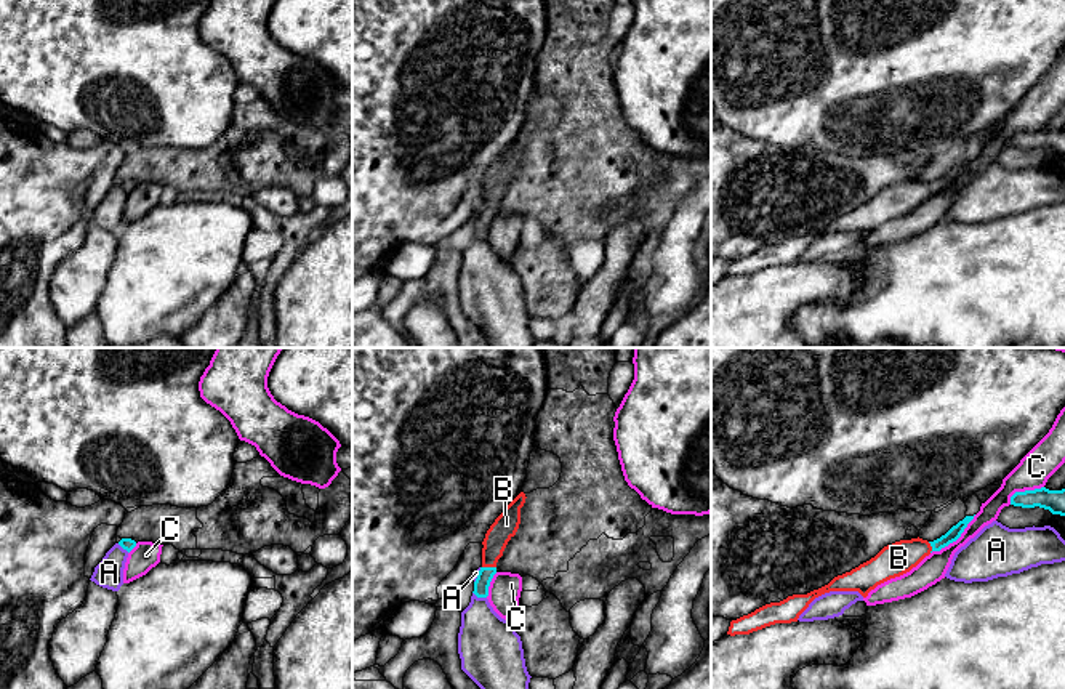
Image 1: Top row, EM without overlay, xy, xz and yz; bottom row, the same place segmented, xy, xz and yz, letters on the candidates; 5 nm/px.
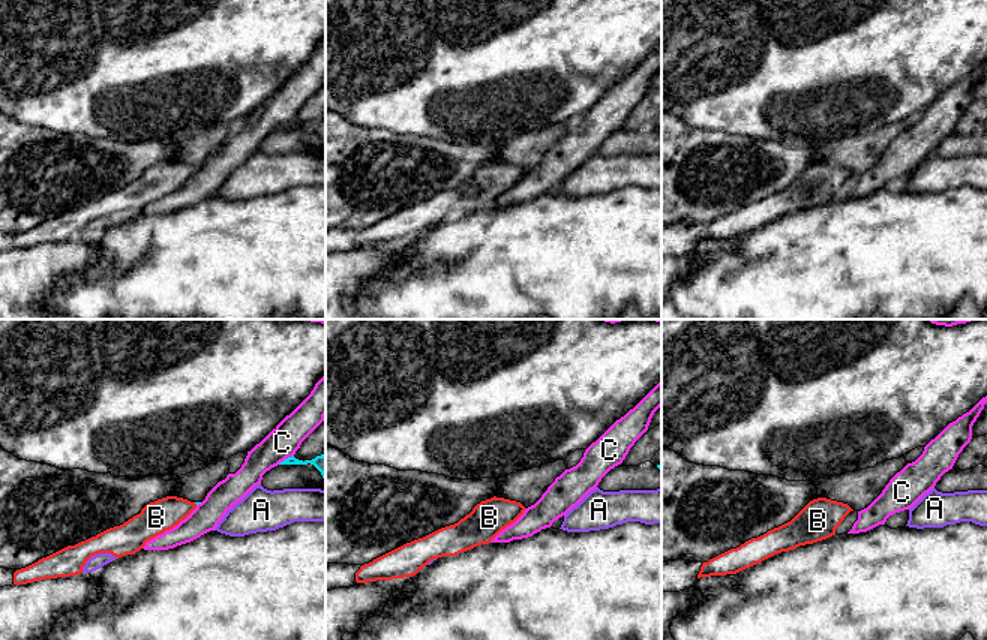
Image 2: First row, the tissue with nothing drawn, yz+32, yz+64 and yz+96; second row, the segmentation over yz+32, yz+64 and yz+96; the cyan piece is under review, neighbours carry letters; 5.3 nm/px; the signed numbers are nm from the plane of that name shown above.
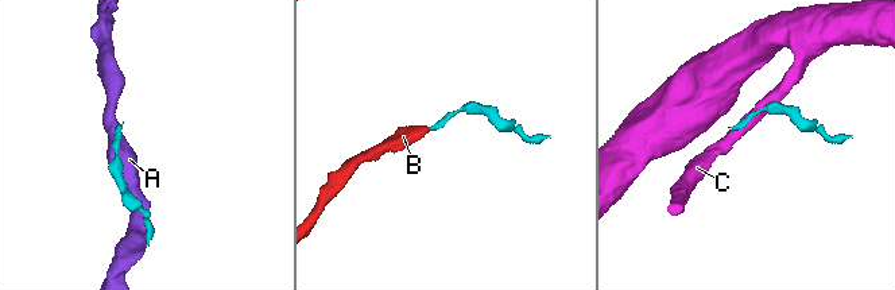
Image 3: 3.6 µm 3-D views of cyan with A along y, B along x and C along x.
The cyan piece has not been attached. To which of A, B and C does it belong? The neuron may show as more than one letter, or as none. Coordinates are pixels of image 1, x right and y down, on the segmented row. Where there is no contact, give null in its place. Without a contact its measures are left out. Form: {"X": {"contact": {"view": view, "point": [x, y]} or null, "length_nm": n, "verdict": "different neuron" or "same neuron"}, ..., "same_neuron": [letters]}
{"A": {"contact": {"view": "xz", "point": [479, 596]}, "length_nm": 80, "verdict": "different neuron"}, "B": {"contact": {"view": "xz", "point": [489, 568]}, "length_nm": 70, "verdict": "same neuron"}, "C": {"contact": {"view": "yz", "point": [955, 540]}, "length_nm": 300, "verdict": "different neuron"}, "same_neuron": ["B"]}

